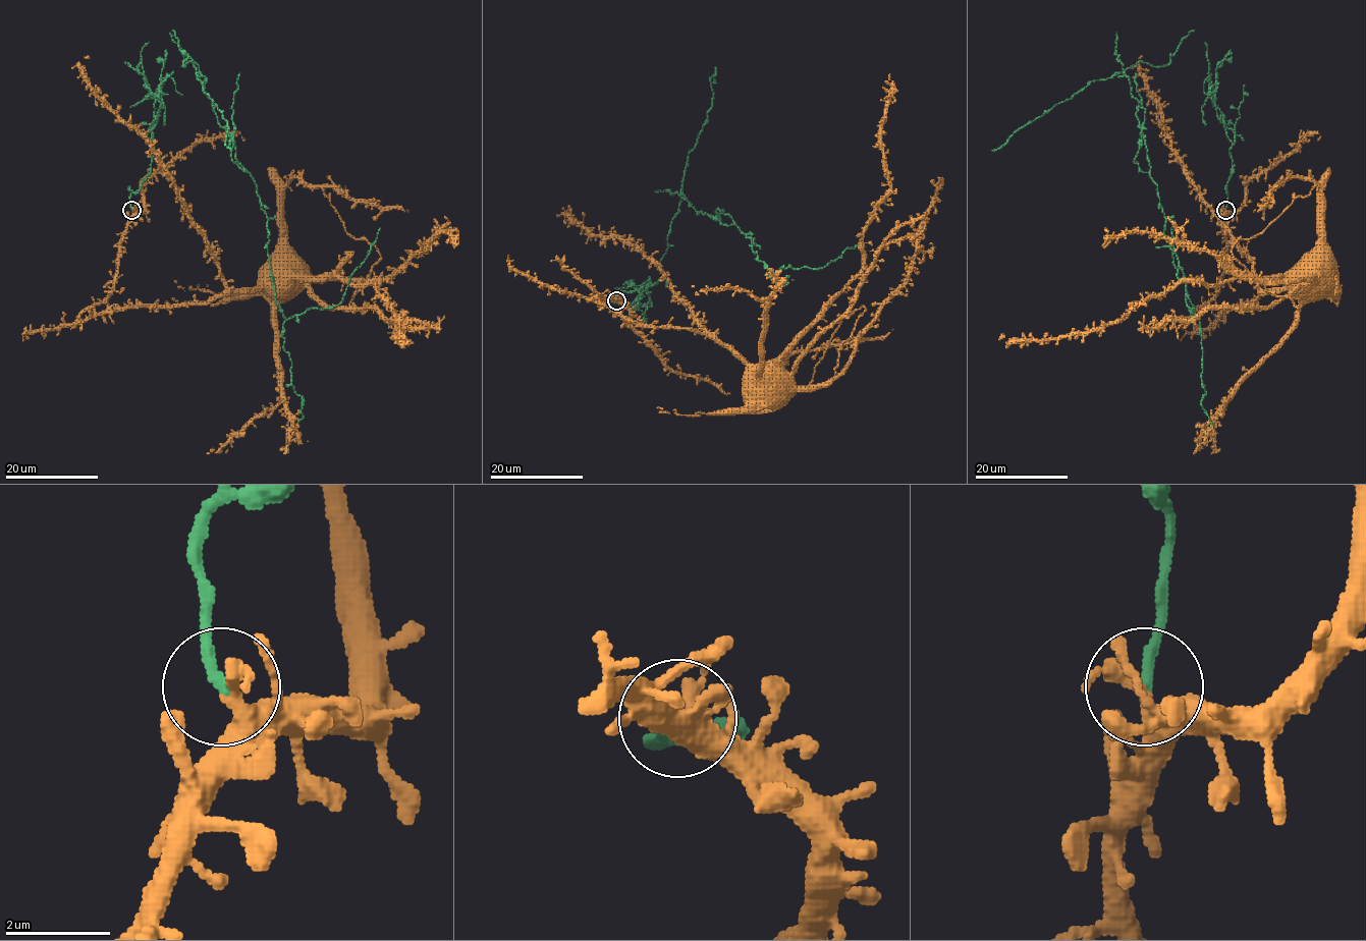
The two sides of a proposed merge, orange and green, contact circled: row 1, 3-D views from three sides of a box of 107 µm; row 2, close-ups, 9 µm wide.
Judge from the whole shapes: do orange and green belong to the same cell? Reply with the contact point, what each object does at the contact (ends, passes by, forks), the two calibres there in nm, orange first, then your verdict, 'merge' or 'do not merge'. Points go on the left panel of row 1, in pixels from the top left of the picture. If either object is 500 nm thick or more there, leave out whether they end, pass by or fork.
place (131, 210); orange passes by; green ends; calibres 280 and 240 nm; do not merge

